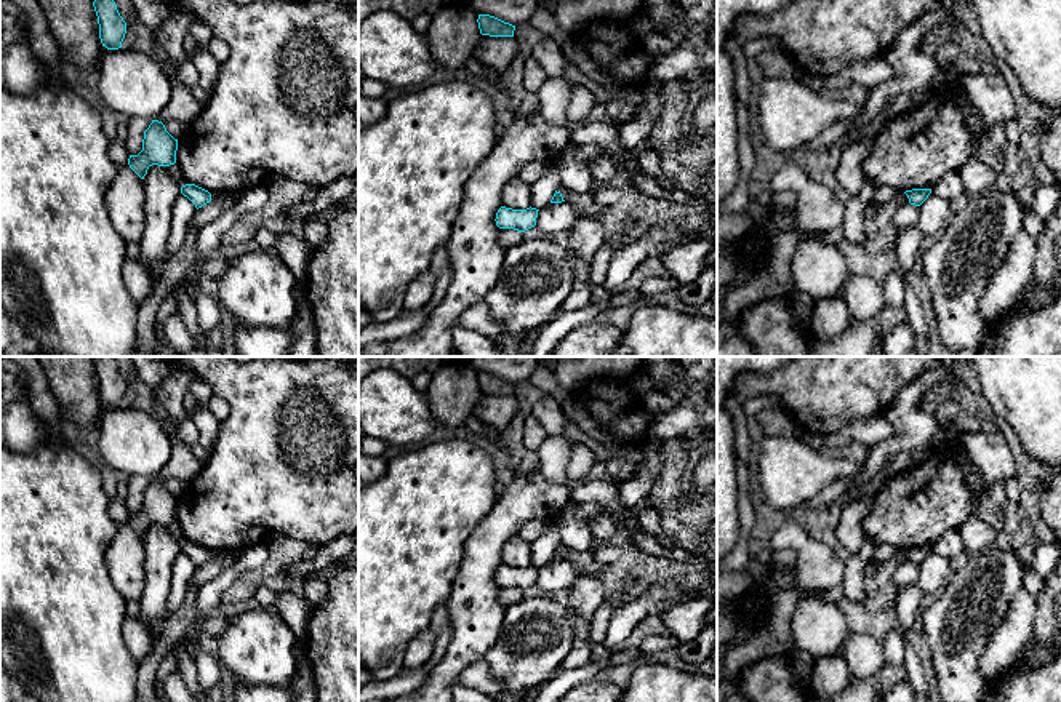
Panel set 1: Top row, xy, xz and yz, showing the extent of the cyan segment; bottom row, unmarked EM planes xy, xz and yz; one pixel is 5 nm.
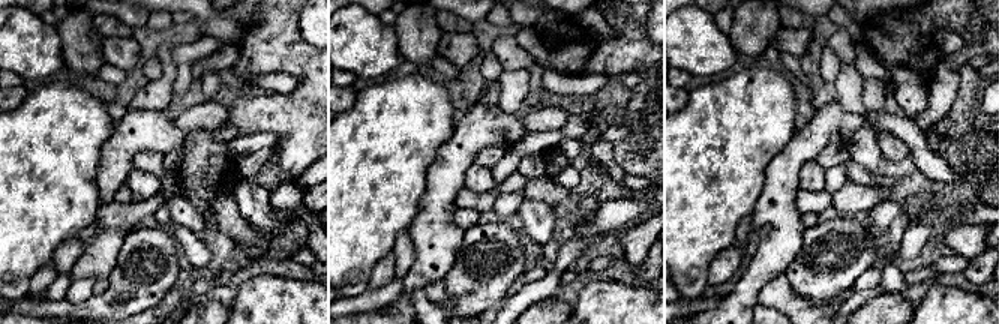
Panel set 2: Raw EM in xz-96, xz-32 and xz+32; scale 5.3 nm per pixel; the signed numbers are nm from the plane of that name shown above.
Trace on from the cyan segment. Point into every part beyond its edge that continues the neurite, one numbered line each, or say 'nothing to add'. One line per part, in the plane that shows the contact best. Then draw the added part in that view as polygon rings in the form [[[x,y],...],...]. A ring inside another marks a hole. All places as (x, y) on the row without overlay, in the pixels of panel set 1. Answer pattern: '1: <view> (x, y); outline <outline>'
nothing to add

